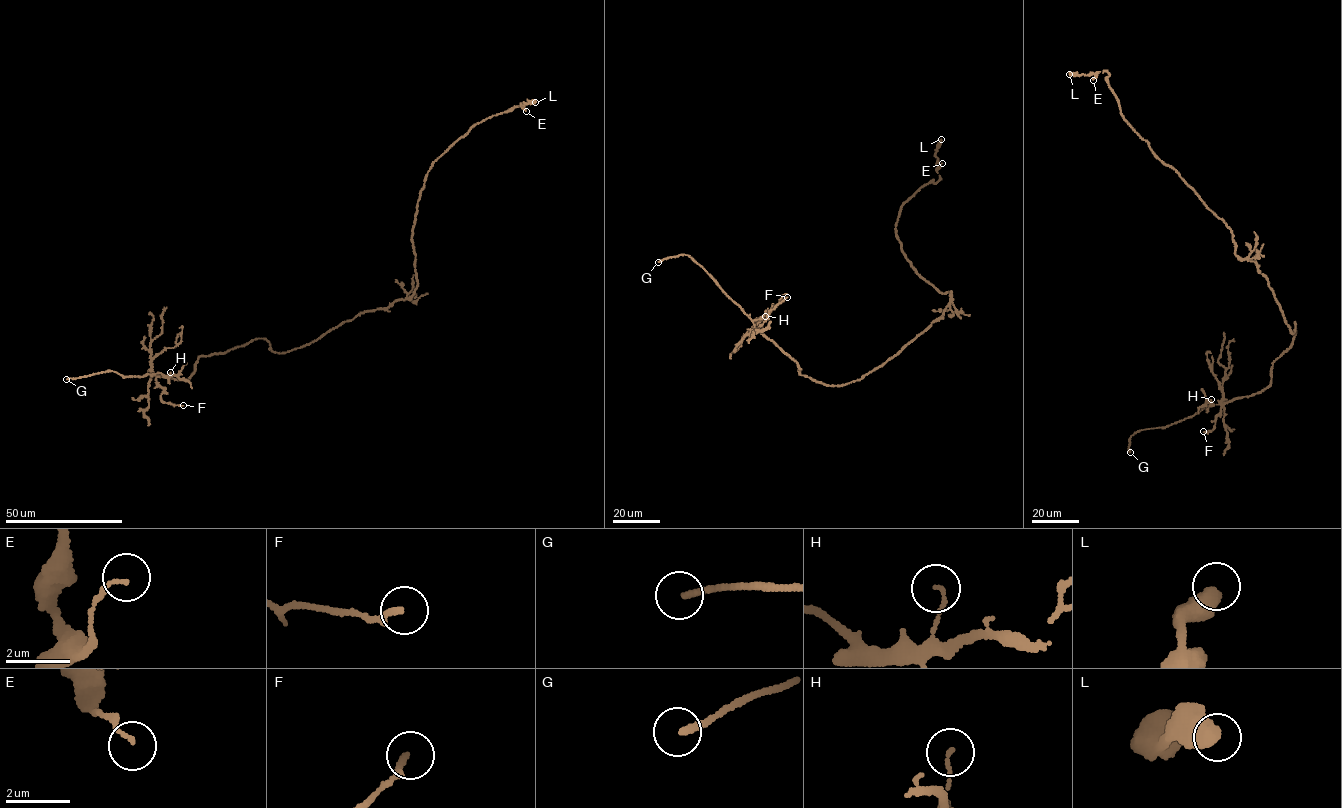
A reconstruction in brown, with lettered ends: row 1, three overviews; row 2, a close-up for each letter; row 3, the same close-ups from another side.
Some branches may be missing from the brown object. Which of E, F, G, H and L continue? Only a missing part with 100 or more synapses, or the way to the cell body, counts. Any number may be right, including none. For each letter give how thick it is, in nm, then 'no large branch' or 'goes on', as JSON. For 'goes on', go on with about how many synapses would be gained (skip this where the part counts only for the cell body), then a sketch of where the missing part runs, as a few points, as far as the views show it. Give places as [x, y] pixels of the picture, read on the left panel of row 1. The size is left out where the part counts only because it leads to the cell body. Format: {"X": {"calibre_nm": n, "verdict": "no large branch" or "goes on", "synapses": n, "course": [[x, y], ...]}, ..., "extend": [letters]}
{"E": {"calibre_nm": 110, "verdict": "no large branch"}, "F": {"calibre_nm": 170, "verdict": "no large branch"}, "G": {"calibre_nm": 200, "verdict": "goes on", "course": [[66, 379], [50, 375]]}, "H": {"calibre_nm": 100, "verdict": "no large branch"}, "L": {"calibre_nm": 600, "verdict": "no large branch"}, "extend": ["G"]}

